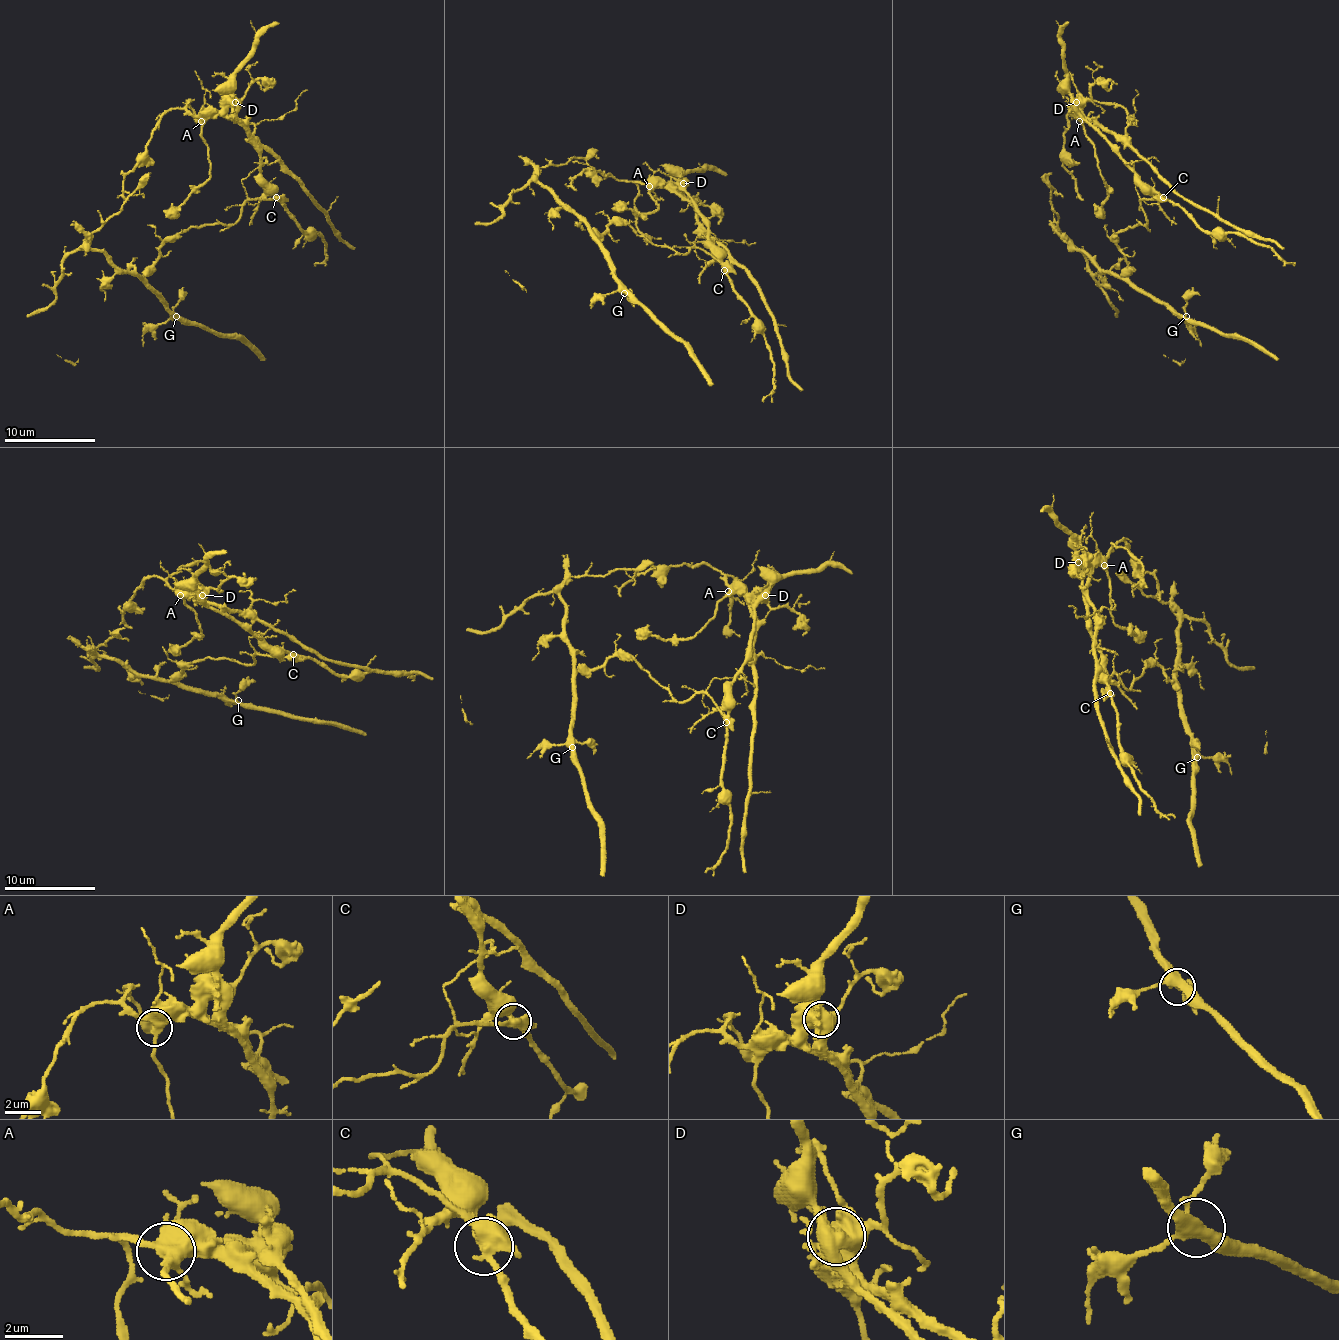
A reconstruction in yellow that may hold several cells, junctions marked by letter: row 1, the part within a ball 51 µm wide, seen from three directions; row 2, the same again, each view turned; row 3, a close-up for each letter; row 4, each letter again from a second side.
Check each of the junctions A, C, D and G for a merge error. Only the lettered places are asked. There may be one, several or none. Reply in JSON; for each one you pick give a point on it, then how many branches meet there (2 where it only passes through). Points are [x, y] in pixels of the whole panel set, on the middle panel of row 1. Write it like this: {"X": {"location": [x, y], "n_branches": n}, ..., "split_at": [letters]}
{"C": {"location": [724, 270], "n_branches": 4}, "D": {"location": [683, 183], "n_branches": 6}, "split_at": ["C", "D"]}

